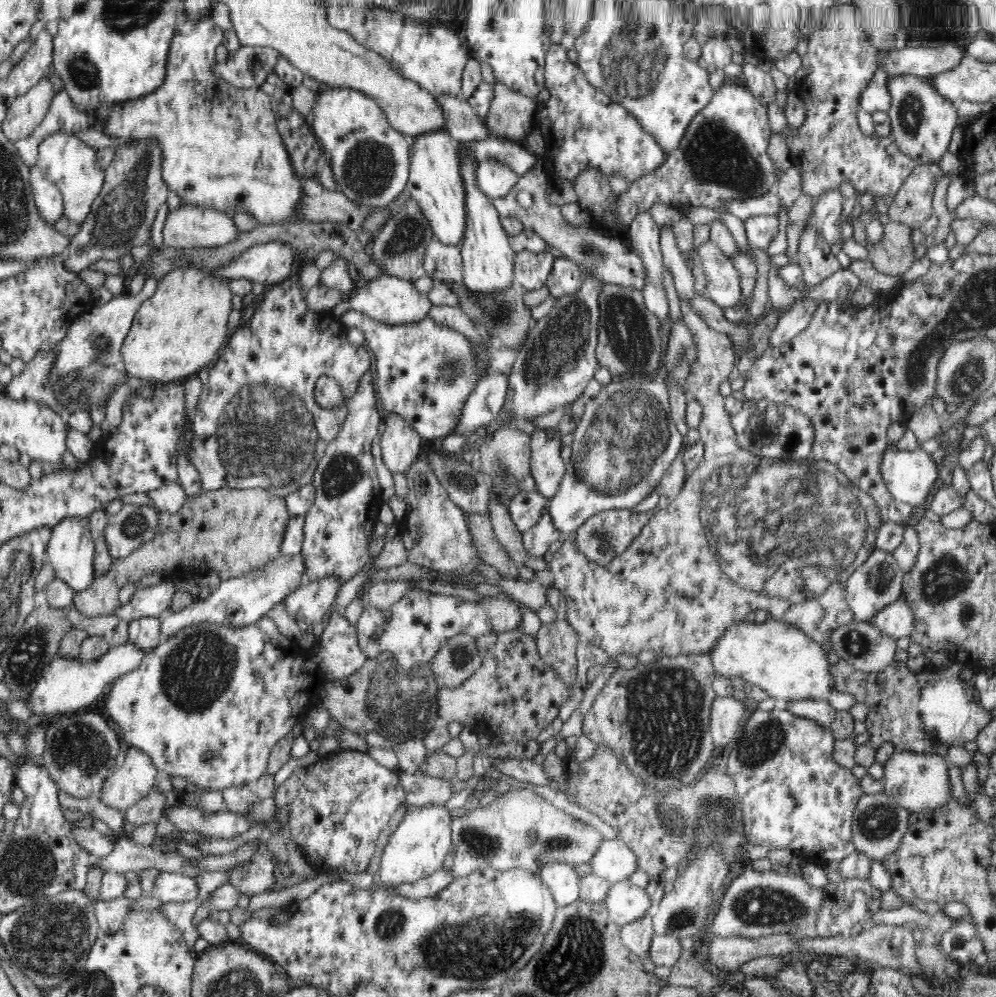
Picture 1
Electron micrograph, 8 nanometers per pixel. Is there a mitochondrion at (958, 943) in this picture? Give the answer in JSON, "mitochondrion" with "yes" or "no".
{"mitochondrion":"no"}

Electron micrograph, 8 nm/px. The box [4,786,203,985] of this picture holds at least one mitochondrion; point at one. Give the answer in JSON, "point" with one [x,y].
{"point":[49,939]}

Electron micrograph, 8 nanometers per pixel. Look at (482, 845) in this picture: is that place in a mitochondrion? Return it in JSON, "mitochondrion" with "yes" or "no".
{"mitochondrion":"yes"}

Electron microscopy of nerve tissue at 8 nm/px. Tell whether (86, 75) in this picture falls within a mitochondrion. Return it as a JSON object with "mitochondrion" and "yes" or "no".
{"mitochondrion":"yes"}

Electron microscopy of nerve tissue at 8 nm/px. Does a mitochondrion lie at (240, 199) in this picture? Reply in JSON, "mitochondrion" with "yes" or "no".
{"mitochondrion":"no"}

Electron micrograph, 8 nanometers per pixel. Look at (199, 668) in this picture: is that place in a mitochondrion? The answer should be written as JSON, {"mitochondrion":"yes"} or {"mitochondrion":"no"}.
{"mitochondrion":"yes"}

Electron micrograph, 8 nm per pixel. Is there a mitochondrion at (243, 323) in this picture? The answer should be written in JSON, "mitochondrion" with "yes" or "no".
{"mitochondrion":"no"}

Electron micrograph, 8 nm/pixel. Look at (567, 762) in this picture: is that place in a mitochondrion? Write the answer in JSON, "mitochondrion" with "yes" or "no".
{"mitochondrion":"no"}

